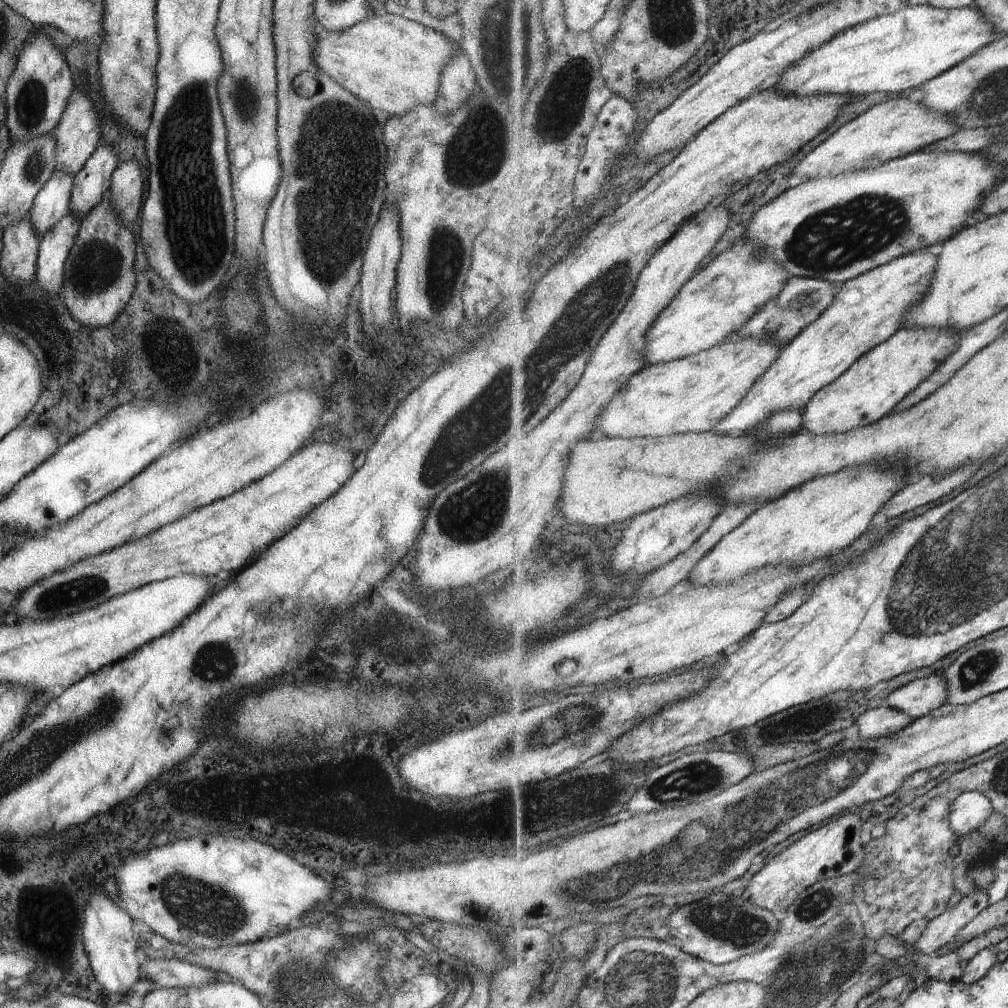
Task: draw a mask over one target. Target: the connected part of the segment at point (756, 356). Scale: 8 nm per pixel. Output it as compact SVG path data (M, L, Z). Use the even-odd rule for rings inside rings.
M737 337L678 361L647 364L612 398L601 413L595 432L624 439L709 433L736 409L784 348L771 339Z

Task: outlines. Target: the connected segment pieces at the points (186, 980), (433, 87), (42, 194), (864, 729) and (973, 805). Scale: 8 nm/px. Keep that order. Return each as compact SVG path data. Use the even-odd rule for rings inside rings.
M145 959L140 962L143 977L154 984L155 988L190 987L214 981L223 977L205 970L197 965L192 965L177 959Z
M393 13L368 15L348 29L334 33L317 27L315 34L316 48L312 55L314 63L371 110L384 110L389 116L404 115L417 105L433 106L441 69L456 54L454 44L443 33Z
M53 172L32 200L27 218L39 240L47 229L68 214L72 178L71 173Z
M881 705L865 711L855 723L858 724L859 736L873 740L893 736L907 728L913 721L914 718L906 712Z
M967 791L956 801L952 807L951 824L959 836L971 830L977 831L991 818L993 803L979 791Z

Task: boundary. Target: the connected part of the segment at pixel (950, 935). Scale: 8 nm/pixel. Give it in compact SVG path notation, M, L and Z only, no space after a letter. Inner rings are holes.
M975 884L973 892L963 896L957 906L929 921L926 932L914 944L914 948L921 954L933 955L956 938L957 932L975 920L989 905L988 892Z

